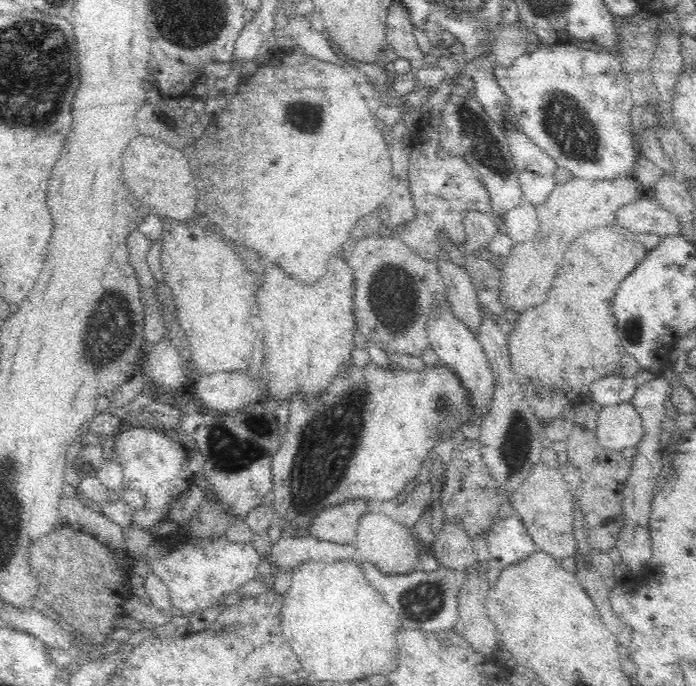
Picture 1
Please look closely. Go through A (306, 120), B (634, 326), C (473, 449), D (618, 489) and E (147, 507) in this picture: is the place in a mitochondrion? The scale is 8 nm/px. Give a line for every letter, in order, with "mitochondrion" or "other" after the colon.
A: mitochondrion
B: mitochondrion
C: other
D: other
E: other

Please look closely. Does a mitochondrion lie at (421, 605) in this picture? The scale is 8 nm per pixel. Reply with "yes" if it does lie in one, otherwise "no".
yes

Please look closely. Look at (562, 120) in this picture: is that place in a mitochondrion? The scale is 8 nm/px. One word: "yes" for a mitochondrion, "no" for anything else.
yes

